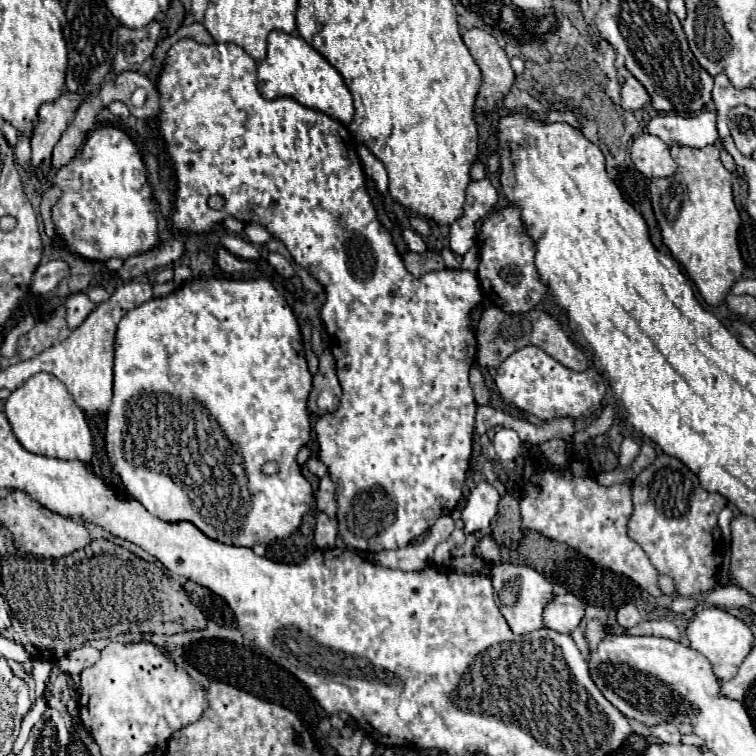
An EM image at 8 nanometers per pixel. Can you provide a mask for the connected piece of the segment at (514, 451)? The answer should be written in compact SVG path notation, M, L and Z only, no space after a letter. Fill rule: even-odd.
M496 428L496 436L492 440L496 454L502 460L516 460L520 456L520 446L522 440L518 438L518 434L514 430L508 428Z

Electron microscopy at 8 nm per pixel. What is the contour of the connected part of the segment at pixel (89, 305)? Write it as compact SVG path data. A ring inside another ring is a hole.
M78 292L78 294L70 294L70 296L66 298L64 308L66 308L68 328L74 330L74 328L80 326L80 322L84 322L84 318L92 312L94 302L90 302L84 292Z

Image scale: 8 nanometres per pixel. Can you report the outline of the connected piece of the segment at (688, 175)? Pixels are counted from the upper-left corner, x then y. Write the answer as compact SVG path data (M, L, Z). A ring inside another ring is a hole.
M676 146L672 148L672 158L678 164L676 176L650 182L650 200L660 224L662 242L692 278L706 304L718 306L744 268L736 242L740 214L732 200L734 176L722 166L716 146Z

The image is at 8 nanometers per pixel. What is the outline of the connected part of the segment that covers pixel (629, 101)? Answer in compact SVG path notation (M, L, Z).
M628 76L622 84L622 92L620 92L620 106L624 110L630 110L630 112L636 112L640 110L646 102L648 102L648 92L644 90L644 86L634 78L634 76Z

